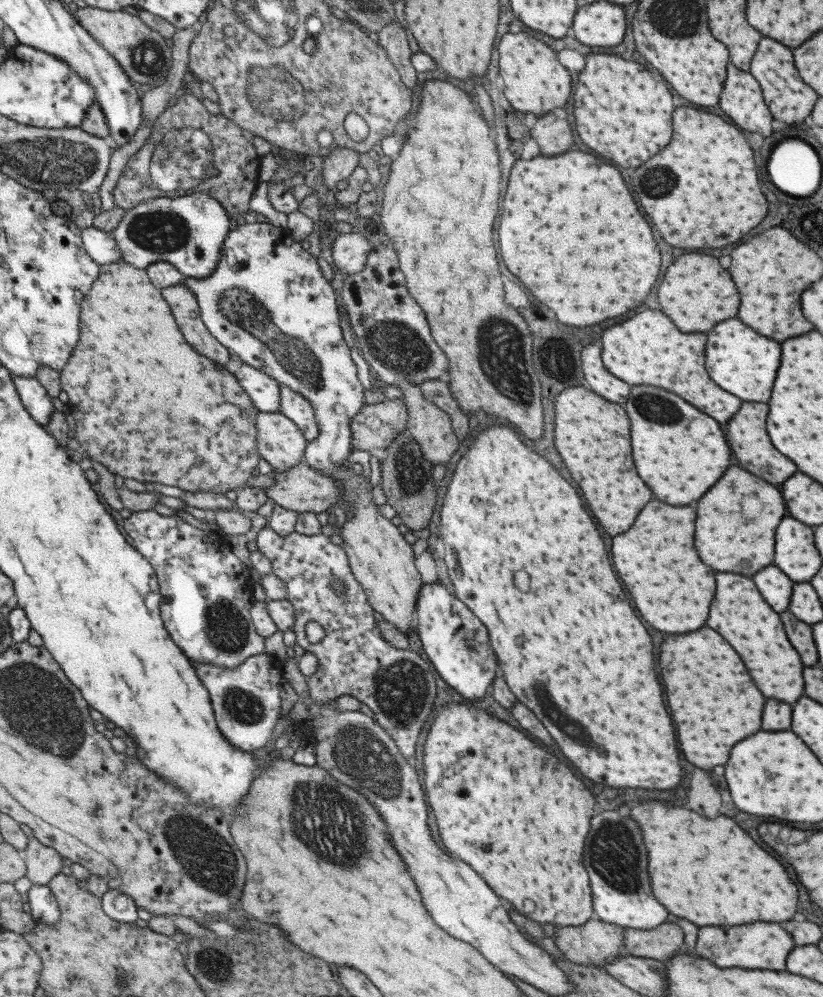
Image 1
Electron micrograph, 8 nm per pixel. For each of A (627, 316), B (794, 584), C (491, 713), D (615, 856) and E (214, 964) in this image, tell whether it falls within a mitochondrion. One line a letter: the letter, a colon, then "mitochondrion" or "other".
A: other
B: other
C: other
D: mitochondrion
E: mitochondrion

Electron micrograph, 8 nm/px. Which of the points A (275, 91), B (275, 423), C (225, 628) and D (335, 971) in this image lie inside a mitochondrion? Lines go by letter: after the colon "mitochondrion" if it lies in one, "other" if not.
A: mitochondrion
B: other
C: mitochondrion
D: other

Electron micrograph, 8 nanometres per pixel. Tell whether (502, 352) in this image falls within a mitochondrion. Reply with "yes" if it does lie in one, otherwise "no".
yes

